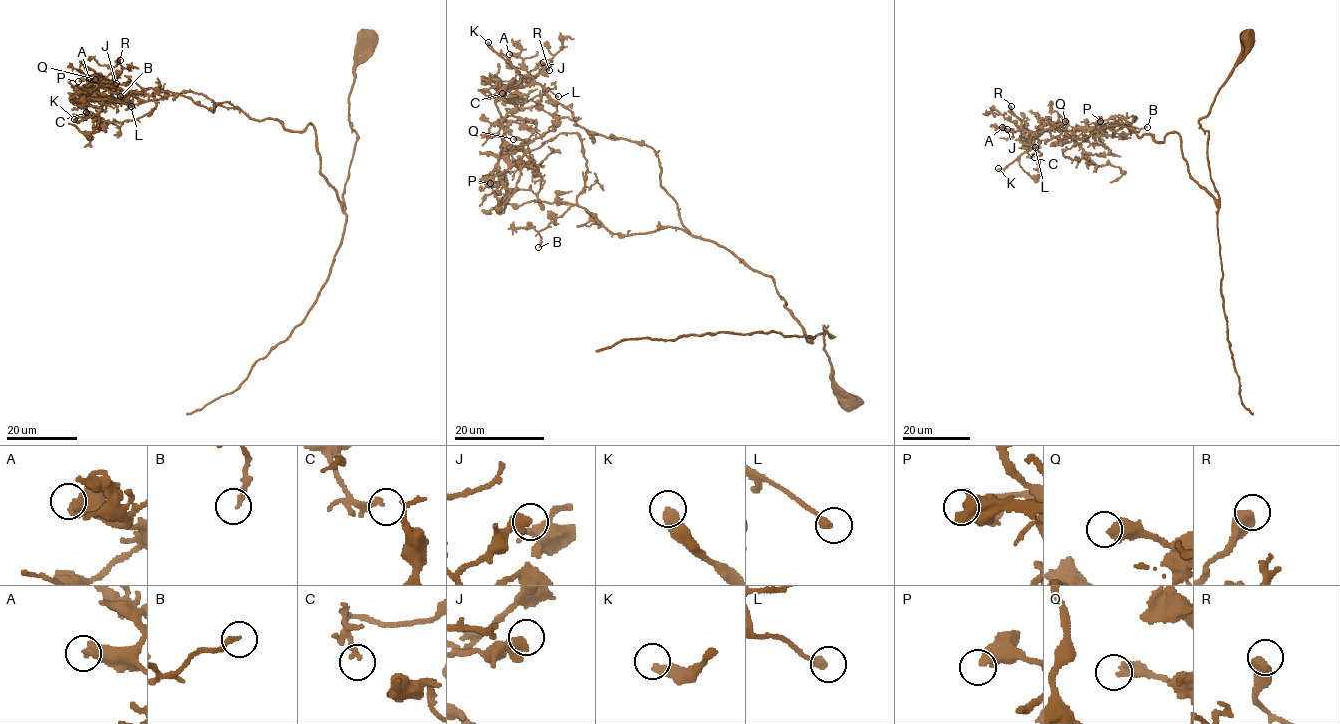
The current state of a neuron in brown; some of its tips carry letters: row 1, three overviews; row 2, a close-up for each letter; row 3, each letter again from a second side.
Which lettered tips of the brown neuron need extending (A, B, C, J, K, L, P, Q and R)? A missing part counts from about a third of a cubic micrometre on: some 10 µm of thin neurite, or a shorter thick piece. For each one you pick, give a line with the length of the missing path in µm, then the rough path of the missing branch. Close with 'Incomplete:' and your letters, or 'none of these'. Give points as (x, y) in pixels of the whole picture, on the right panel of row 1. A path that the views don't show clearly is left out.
Q: 10 µm | (1065, 121), (1072, 117), (1081, 119)
Incomplete: Q

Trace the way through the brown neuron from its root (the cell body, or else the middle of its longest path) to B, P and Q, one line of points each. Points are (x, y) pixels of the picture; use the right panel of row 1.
B: (1247, 37), (1199, 121), (1218, 200), (1190, 176), (1177, 133), (1139, 137), (1135, 117), (1115, 131), (1147, 127)
P: (1247, 37), (1199, 121), (1218, 200), (1177, 133), (1157, 143), (1128, 129), (1135, 117), (1111, 134), (1100, 121)
Q: (1247, 37), (1199, 121), (1218, 200), (1177, 133), (1139, 137), (1135, 117), (1077, 136), (1047, 121), (1065, 121)

